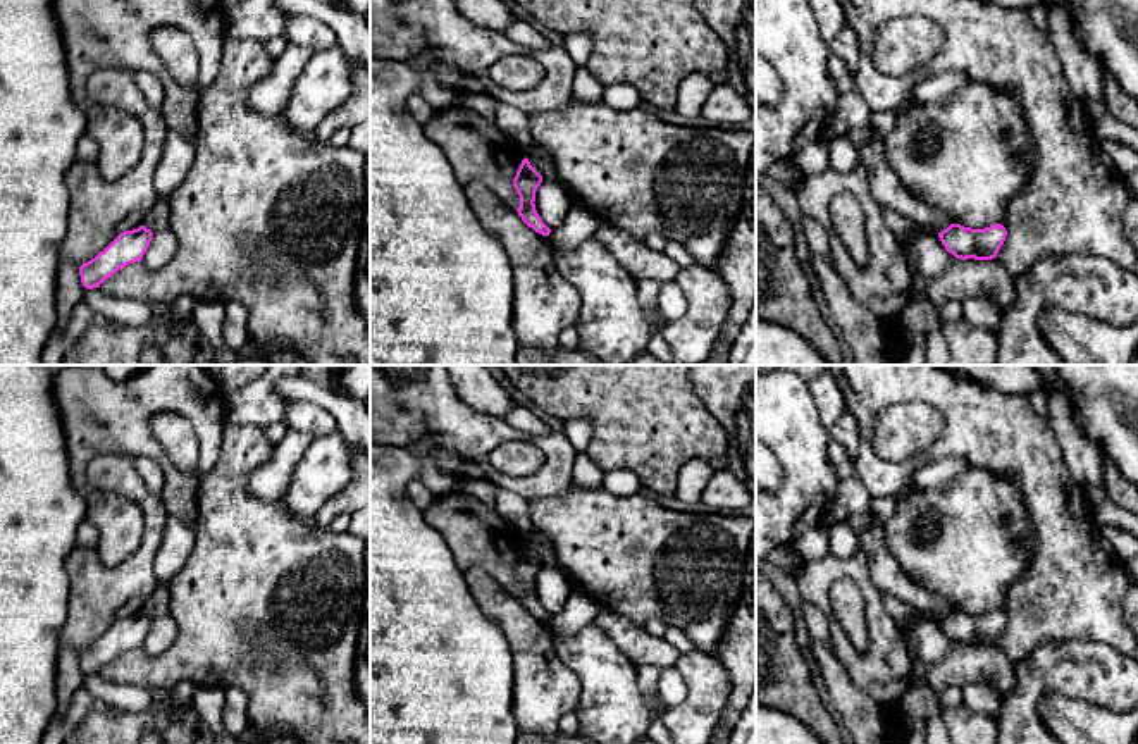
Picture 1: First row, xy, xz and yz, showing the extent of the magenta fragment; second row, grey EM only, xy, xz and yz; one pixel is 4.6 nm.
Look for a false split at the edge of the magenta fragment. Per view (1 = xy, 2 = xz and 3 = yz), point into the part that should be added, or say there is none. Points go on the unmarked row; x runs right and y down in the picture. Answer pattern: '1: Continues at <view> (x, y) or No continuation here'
1: No continuation here
2: No continuation here
3: No continuation here

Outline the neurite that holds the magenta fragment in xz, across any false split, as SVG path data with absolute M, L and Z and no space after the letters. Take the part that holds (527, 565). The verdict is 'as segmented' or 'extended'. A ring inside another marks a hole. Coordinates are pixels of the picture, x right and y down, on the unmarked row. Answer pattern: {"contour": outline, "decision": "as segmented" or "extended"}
{"contour": "M525 542L516 556L513 572L520 582L520 592L516 594L522 606L542 622L549 622L551 615L542 608L535 596L535 577L542 568L542 561L530 551Z", "decision": "as segmented"}

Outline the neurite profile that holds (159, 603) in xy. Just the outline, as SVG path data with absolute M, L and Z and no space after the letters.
M158 586L155 592L148 598L143 611L152 618L162 617L170 611L170 589Z

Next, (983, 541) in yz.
M981 468L966 470L943 489L911 491L897 498L894 515L883 524L883 539L912 582L937 592L950 610L971 615L1002 610L1007 589L1026 574L1035 551L1024 496L1016 484ZM923 513L935 517L935 532L928 541L916 532Z

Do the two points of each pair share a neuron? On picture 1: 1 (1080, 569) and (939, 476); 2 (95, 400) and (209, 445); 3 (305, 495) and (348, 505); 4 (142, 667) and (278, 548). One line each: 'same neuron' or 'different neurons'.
1: different neurons
2: same neuron
3: different neurons
4: same neuron

